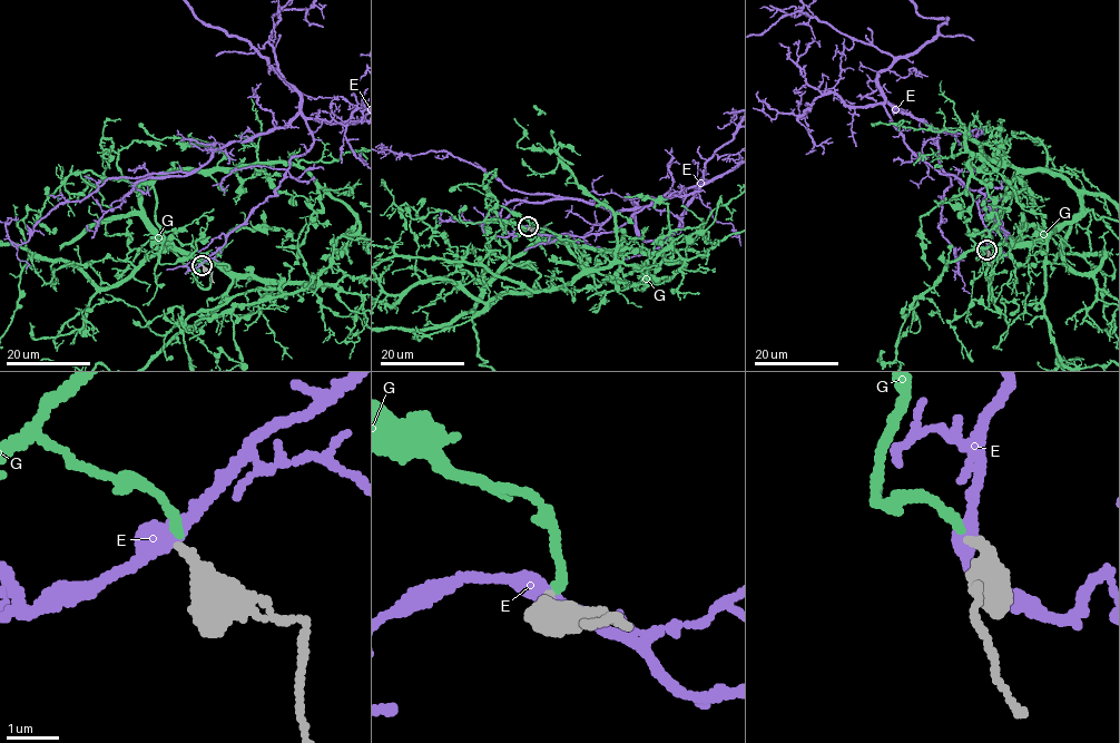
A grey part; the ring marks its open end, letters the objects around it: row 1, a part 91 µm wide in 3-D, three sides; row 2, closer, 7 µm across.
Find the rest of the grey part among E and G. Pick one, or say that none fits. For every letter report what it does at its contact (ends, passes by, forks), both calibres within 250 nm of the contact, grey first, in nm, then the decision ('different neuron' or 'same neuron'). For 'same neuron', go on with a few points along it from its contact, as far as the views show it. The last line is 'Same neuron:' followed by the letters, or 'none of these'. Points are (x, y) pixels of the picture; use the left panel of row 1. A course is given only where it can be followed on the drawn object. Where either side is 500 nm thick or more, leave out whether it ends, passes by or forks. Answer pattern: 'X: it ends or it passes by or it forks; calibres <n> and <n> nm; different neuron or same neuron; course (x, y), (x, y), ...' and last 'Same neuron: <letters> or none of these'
E: it passes by; calibres 280 and 320 nm; different neuron
G: it ends; calibres 240 and 150 nm; same neuron
Same neuron: G

